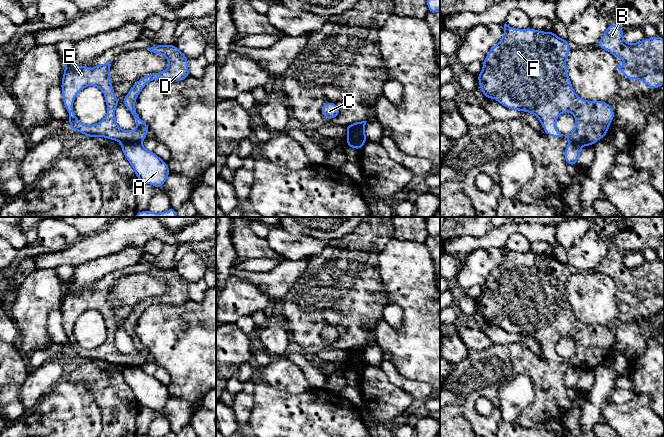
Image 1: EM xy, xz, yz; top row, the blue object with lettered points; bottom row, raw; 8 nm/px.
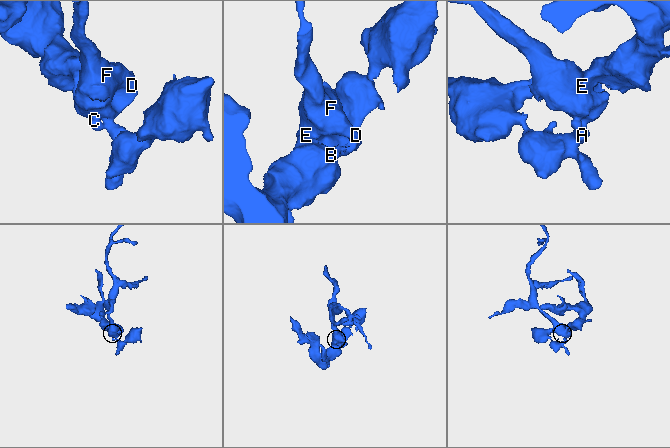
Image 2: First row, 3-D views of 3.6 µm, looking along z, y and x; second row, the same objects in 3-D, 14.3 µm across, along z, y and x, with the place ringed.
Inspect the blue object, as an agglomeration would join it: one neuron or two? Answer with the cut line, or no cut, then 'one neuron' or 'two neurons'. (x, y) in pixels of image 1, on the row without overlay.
cut in xy along (140, 366), (124, 366), (122, 368); two neurons

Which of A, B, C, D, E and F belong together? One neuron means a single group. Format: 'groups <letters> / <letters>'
groups A C / B D E F

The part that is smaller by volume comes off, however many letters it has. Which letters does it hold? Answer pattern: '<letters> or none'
A, C

